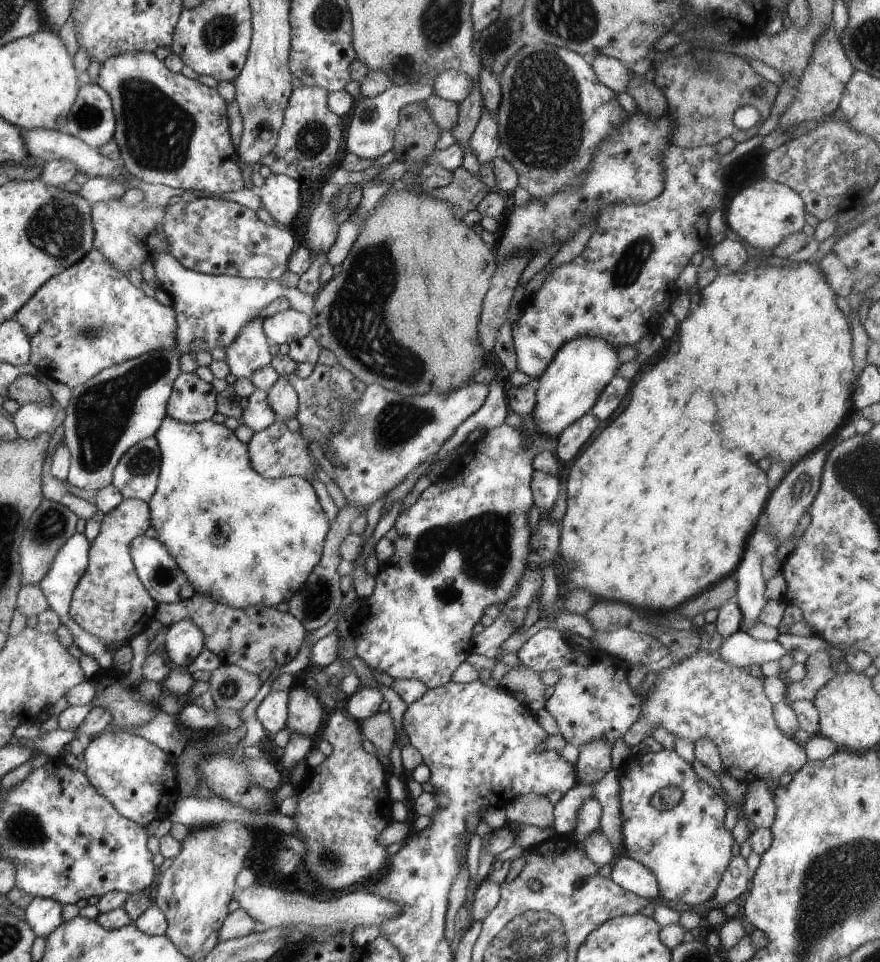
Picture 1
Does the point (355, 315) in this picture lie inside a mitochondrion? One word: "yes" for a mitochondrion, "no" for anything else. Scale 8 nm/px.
yes

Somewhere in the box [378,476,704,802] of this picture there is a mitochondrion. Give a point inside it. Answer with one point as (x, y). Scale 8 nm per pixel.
(484, 542)

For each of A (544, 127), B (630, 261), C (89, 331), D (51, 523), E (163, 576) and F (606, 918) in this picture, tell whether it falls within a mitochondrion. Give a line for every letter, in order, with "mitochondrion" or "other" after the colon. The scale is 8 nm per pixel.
A: mitochondrion
B: mitochondrion
C: mitochondrion
D: mitochondrion
E: mitochondrion
F: other

